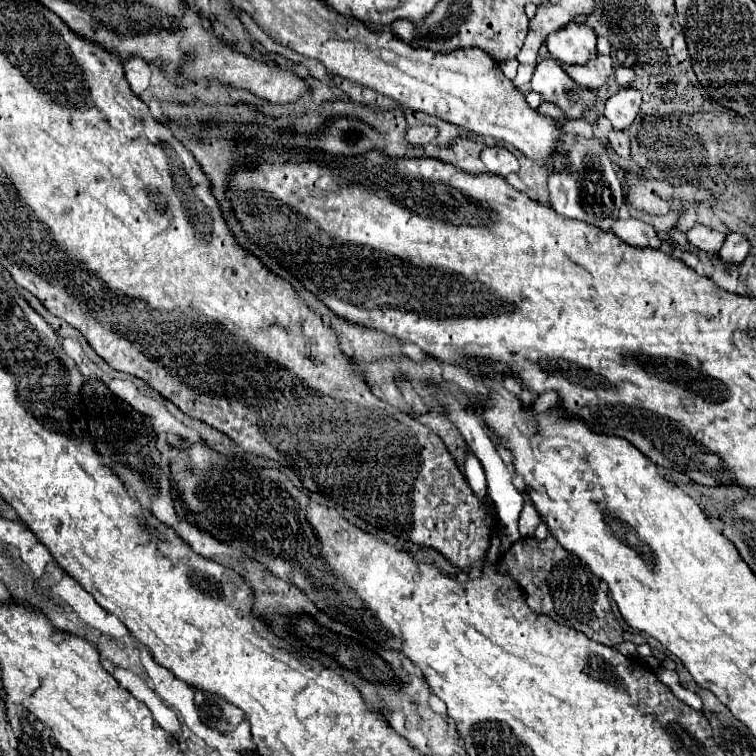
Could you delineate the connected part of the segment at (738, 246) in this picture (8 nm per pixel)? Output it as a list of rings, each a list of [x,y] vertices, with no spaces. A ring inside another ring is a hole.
[[[729,233],[723,249],[719,251],[719,255],[725,261],[733,259],[739,265],[749,255],[749,249],[751,249],[751,243],[749,243],[749,239],[743,233]]]

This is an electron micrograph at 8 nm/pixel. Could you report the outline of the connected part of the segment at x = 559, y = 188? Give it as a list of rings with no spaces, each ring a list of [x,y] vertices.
[[[565,133],[561,139],[561,149],[567,153],[567,169],[549,175],[549,193],[553,209],[569,219],[579,219],[609,231],[613,221],[619,217],[619,207],[623,205],[623,189],[617,177],[617,169],[611,161],[609,151],[597,137],[581,137]]]

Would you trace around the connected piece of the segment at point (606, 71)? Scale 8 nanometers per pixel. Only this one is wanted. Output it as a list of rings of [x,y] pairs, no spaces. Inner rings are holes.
[[[599,55],[591,61],[587,61],[585,65],[567,65],[565,71],[581,87],[587,87],[589,91],[597,91],[613,75],[613,61],[611,61],[611,57]]]

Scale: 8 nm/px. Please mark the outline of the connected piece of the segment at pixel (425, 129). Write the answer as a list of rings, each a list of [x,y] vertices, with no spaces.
[[[419,125],[419,127],[411,127],[405,133],[405,143],[411,147],[421,147],[431,143],[431,139],[437,135],[437,129],[433,125]]]

